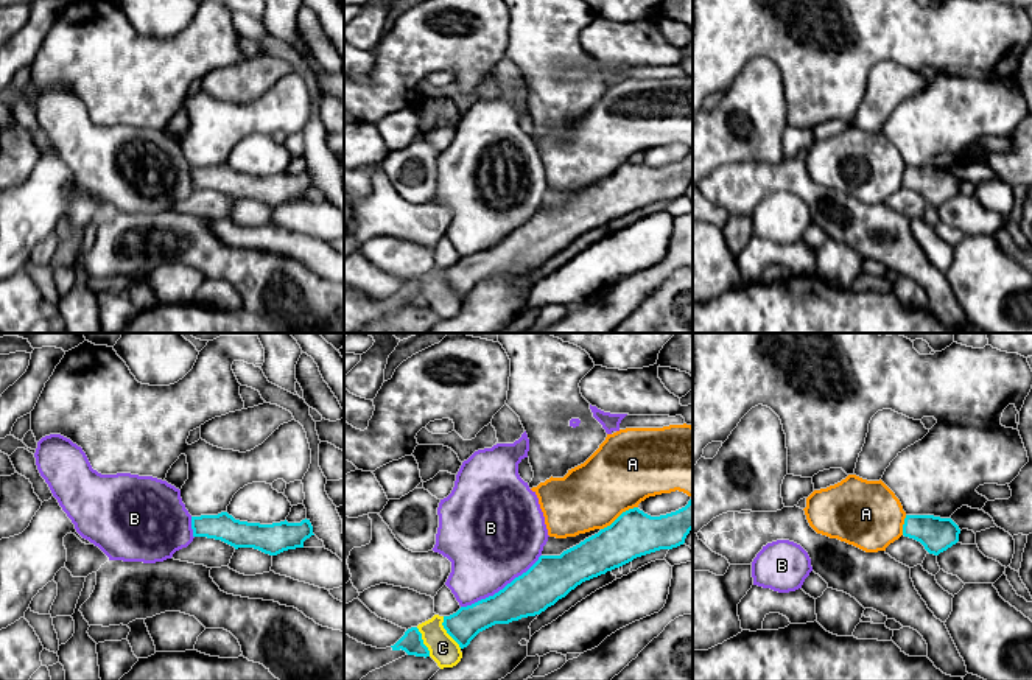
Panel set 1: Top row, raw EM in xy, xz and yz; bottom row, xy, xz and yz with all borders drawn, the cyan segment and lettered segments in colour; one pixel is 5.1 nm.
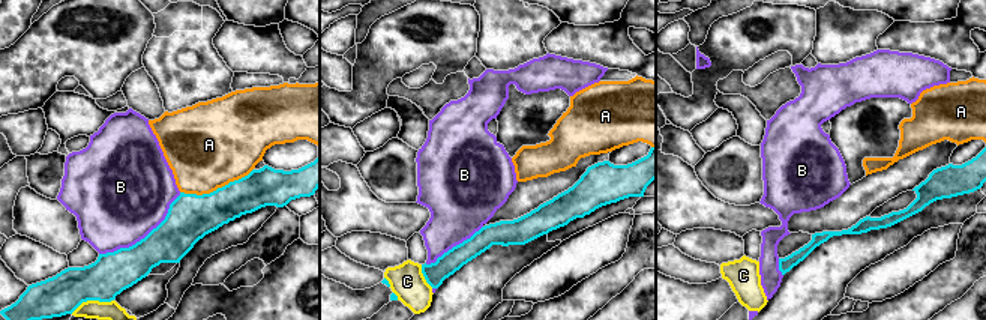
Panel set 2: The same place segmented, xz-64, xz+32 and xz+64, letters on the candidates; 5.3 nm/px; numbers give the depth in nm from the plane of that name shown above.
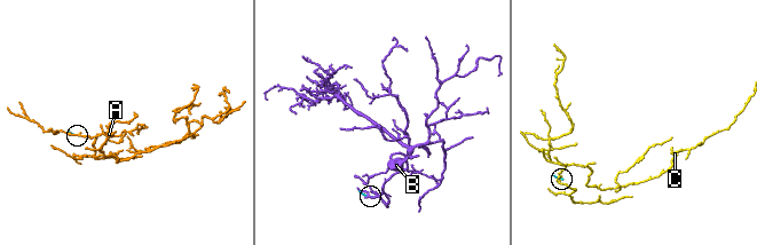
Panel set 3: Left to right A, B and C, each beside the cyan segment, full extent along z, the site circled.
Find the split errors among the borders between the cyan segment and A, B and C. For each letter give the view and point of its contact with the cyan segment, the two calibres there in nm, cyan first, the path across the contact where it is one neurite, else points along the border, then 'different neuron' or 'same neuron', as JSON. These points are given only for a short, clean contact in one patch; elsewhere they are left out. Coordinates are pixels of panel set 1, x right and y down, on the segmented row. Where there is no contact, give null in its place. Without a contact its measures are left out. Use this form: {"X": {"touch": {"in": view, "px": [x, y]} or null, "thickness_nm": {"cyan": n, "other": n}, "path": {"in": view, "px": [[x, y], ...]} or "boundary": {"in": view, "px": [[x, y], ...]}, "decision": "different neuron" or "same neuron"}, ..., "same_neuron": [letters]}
{"A": {"touch": {"in": "xz", "px": [620, 515]}, "thickness_nm": {"cyan": 240, "other": 360}, "decision": "different neuron"}, "B": {"touch": {"in": "xz", "px": [503, 588]}, "thickness_nm": {"cyan": 220, "other": 440}, "decision": "different neuron"}, "C": {"touch": {"in": "xz", "px": [447, 632]}, "thickness_nm": {"cyan": 160, "other": 150}, "boundary": {"in": "xz", "px": [[442, 616], [445, 632], [461, 648]]}, "decision": "different neuron"}, "same_neuron": []}

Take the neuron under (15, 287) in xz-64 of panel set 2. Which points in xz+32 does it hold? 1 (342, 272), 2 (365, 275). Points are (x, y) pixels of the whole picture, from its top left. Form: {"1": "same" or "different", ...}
{"1": "same", "2": "same"}

